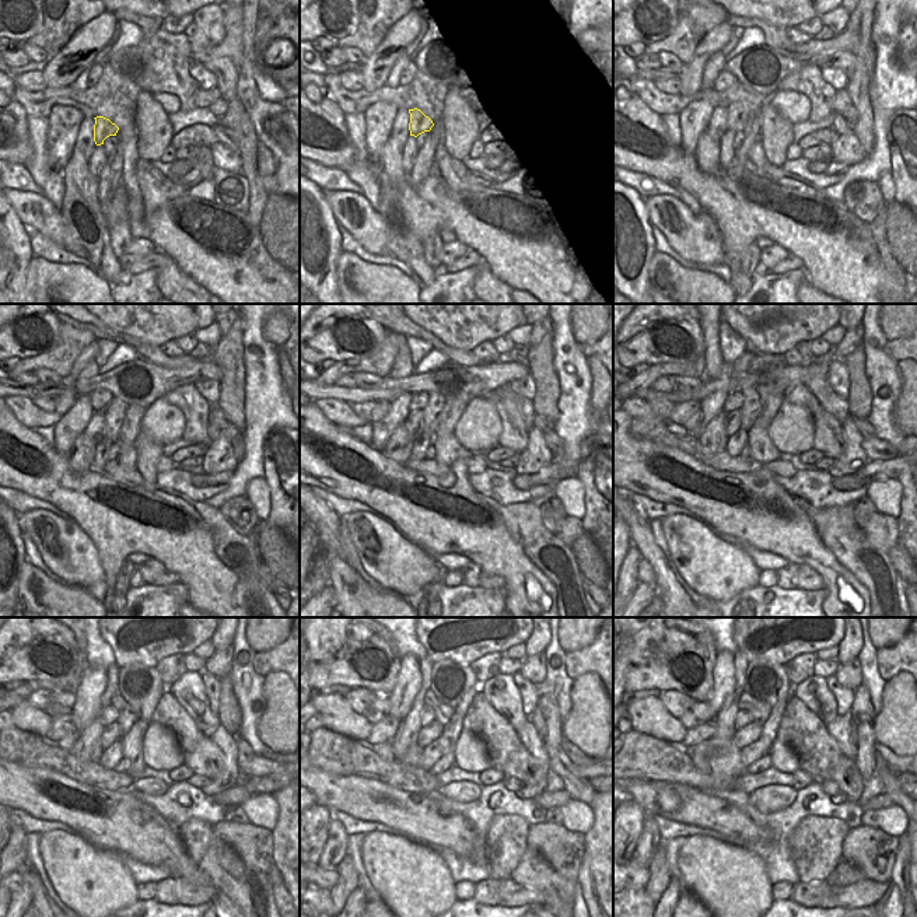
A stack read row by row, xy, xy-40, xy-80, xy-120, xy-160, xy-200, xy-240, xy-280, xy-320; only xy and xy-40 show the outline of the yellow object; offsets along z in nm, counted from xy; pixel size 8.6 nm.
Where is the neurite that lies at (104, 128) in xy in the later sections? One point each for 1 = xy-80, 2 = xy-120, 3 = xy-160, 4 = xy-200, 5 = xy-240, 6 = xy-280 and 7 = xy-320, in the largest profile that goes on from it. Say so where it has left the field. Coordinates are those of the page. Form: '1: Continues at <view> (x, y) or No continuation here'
1: Continues at xy-80 (737, 115)
2: Continues at xy-120 (115, 415)
3: Continues at xy-160 (431, 412)
4: Continues at xy-200 (752, 405)
5: Continues at xy-240 (128, 716)
6: Continues at xy-280 (444, 713)
7: Continues at xy-320 (760, 710).

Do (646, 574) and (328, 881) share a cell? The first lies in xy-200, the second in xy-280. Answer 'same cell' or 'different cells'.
same cell

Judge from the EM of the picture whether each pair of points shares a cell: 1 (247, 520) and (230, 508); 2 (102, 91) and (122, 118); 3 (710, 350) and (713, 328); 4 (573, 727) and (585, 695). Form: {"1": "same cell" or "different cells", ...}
{"1": "same cell", "2": "same cell", "3": "same cell", "4": "same cell"}

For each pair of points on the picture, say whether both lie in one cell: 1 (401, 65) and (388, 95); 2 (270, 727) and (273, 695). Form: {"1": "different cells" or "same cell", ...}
{"1": "different cells", "2": "same cell"}

